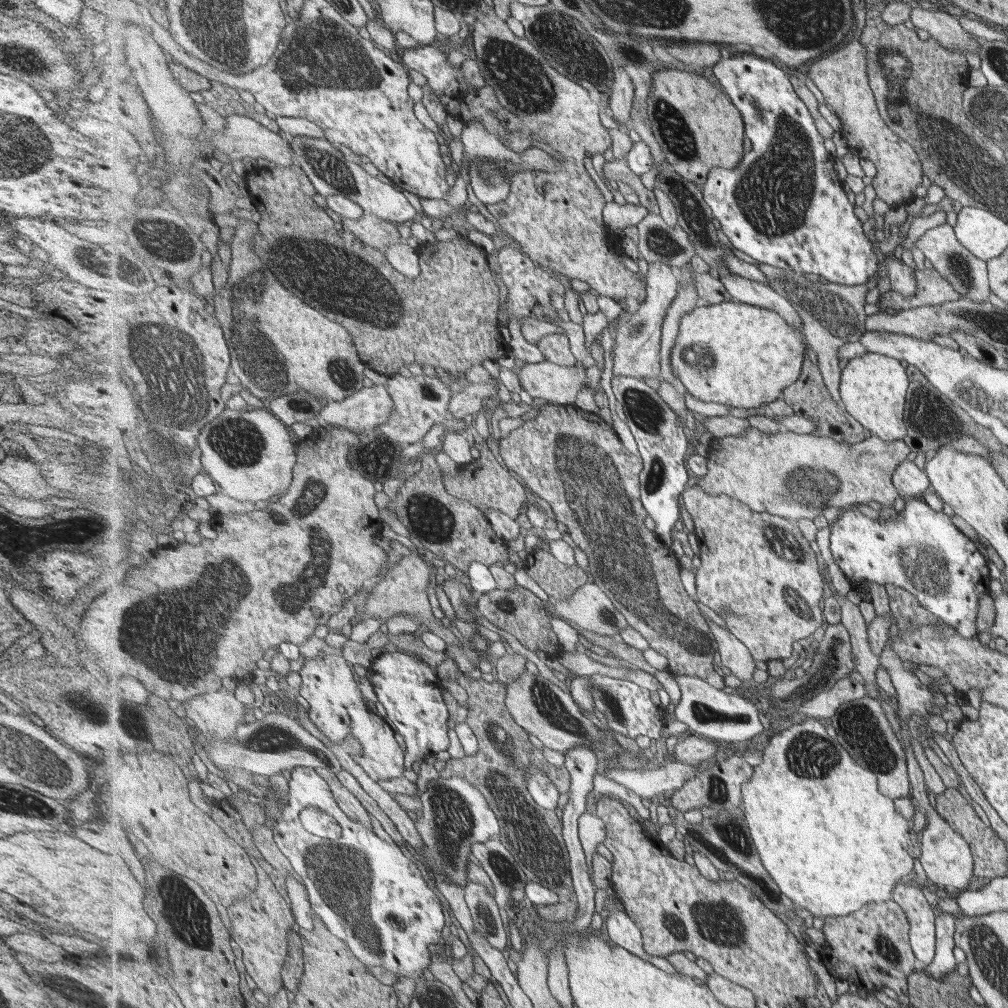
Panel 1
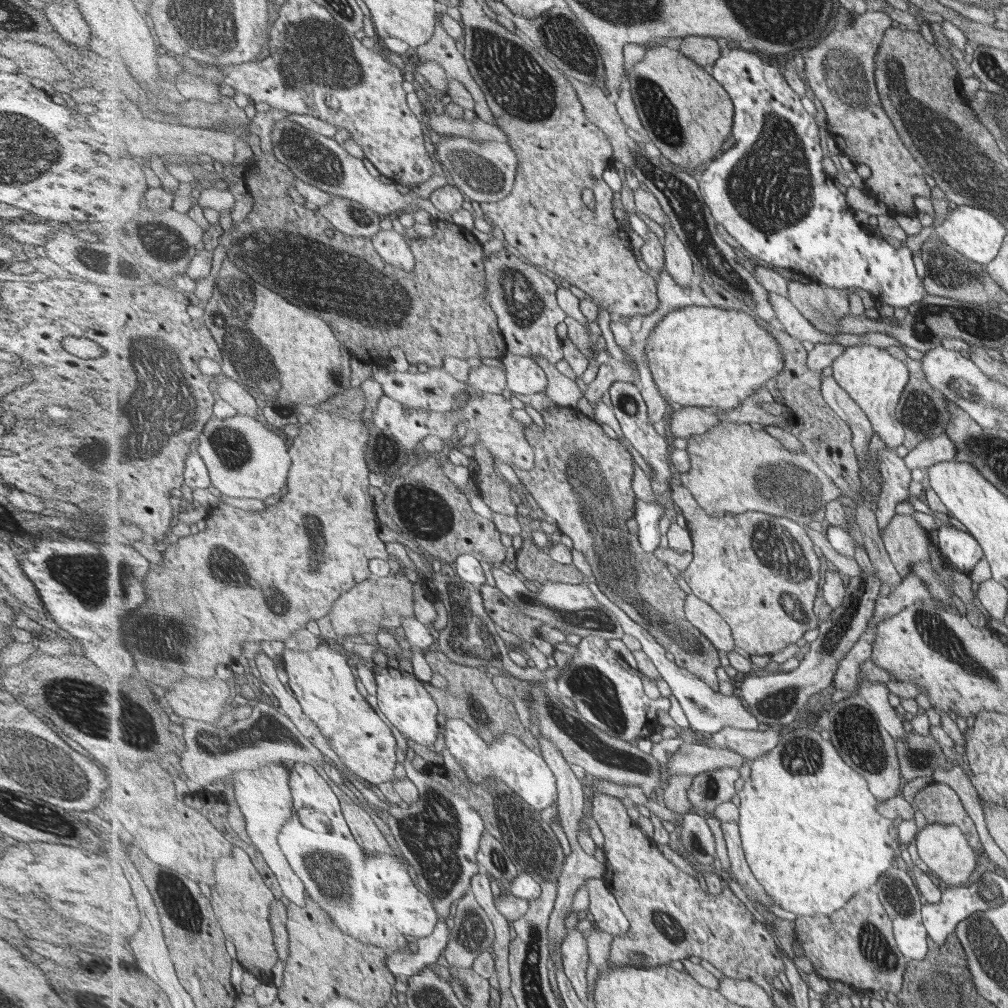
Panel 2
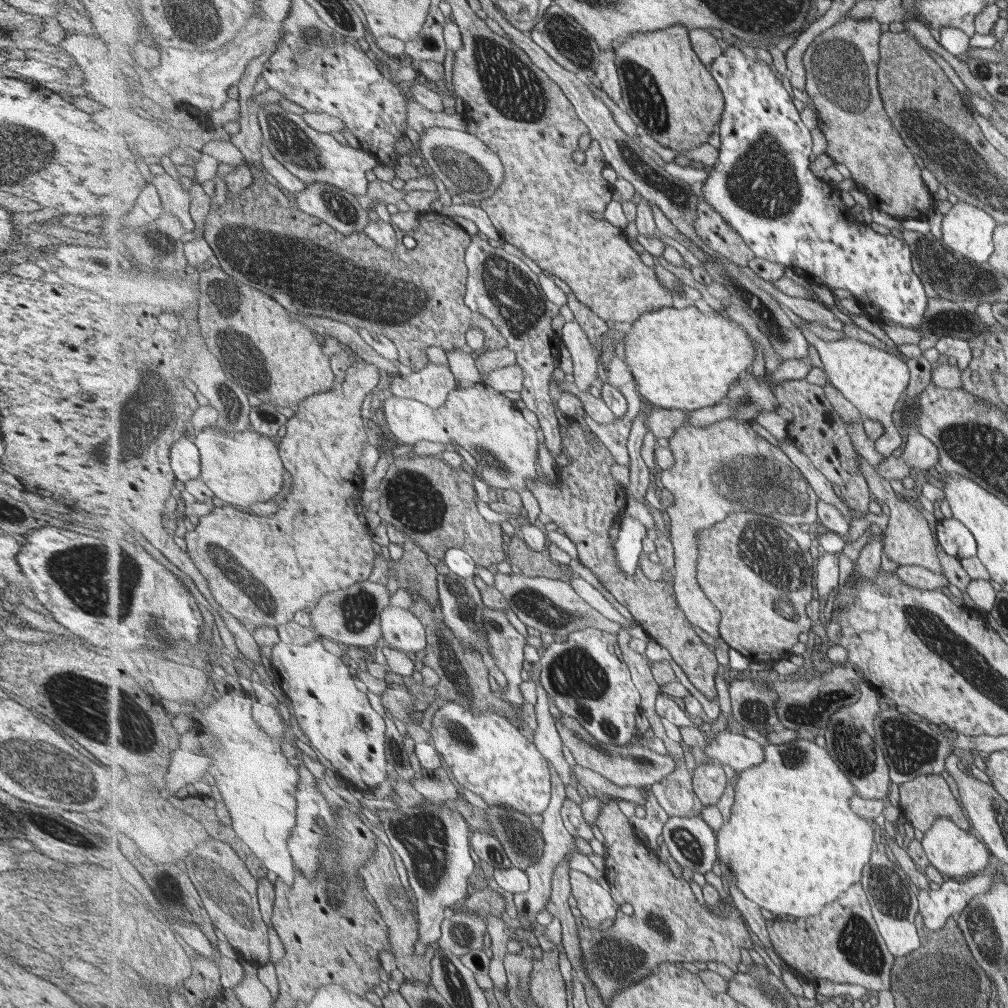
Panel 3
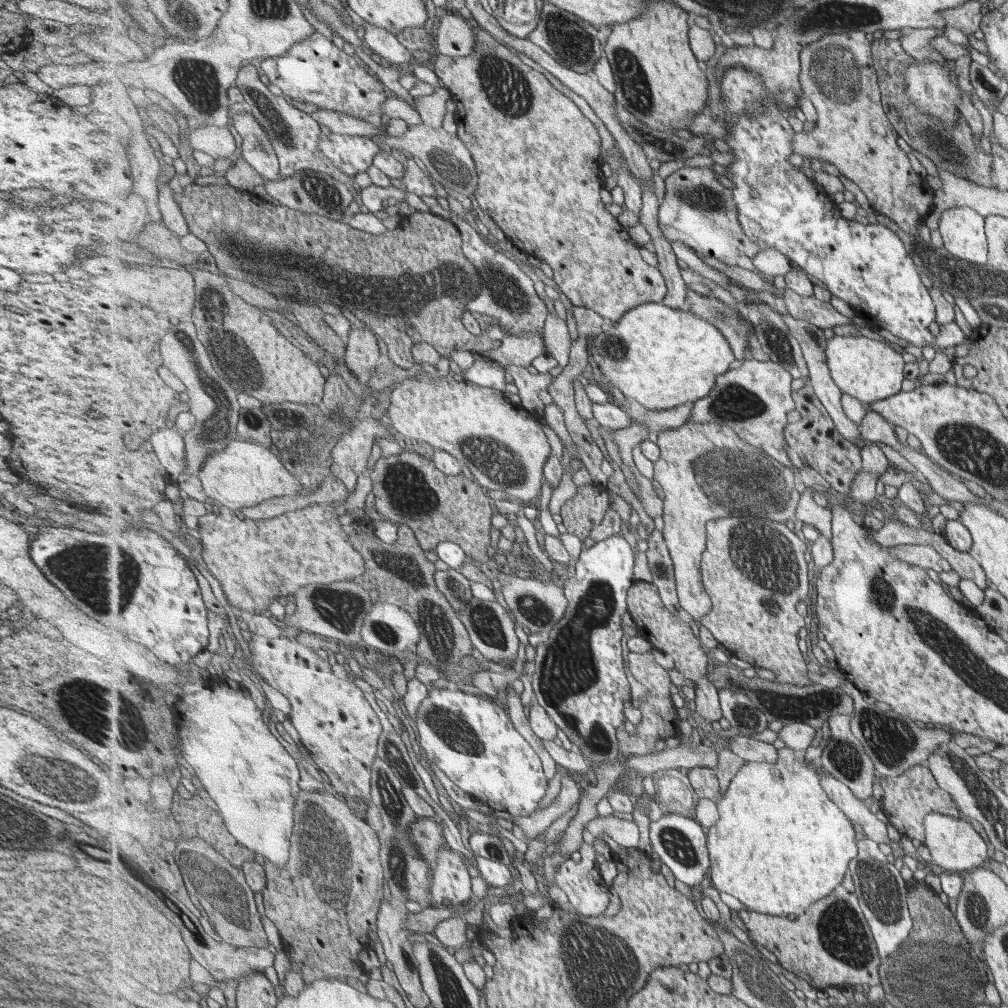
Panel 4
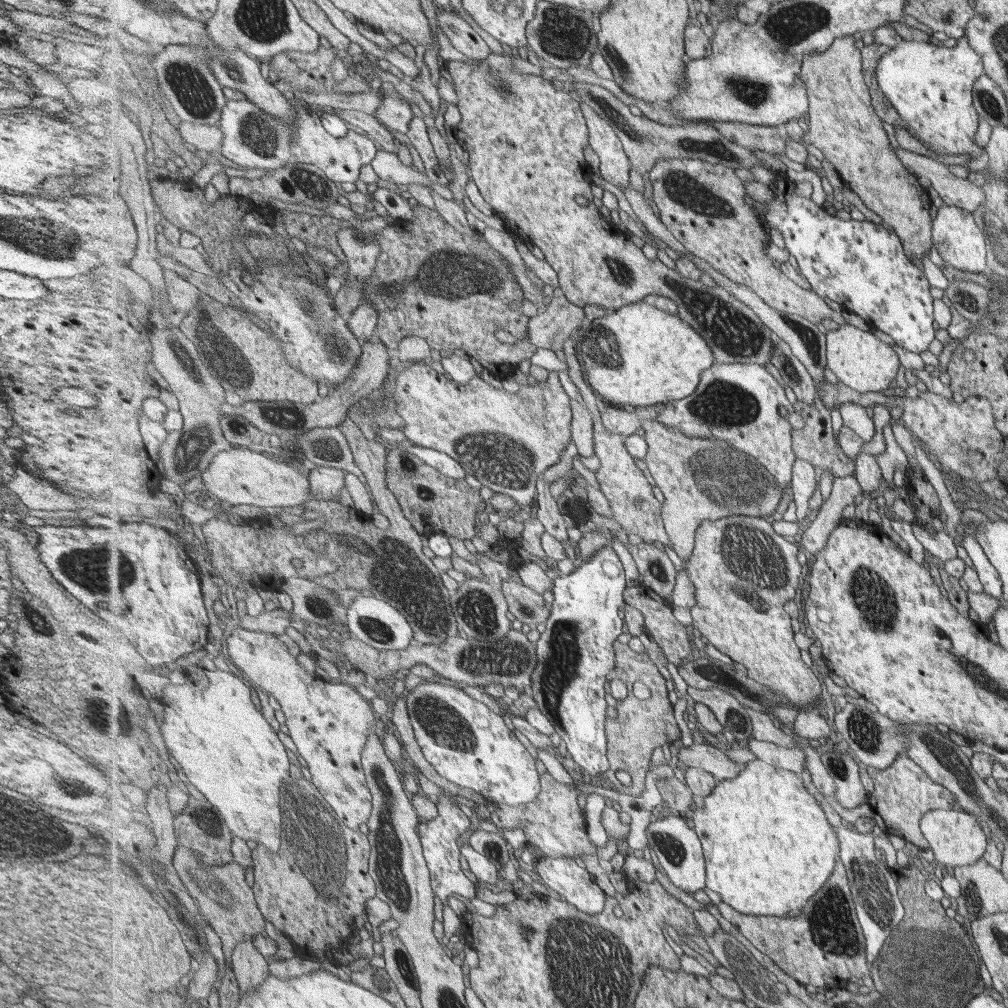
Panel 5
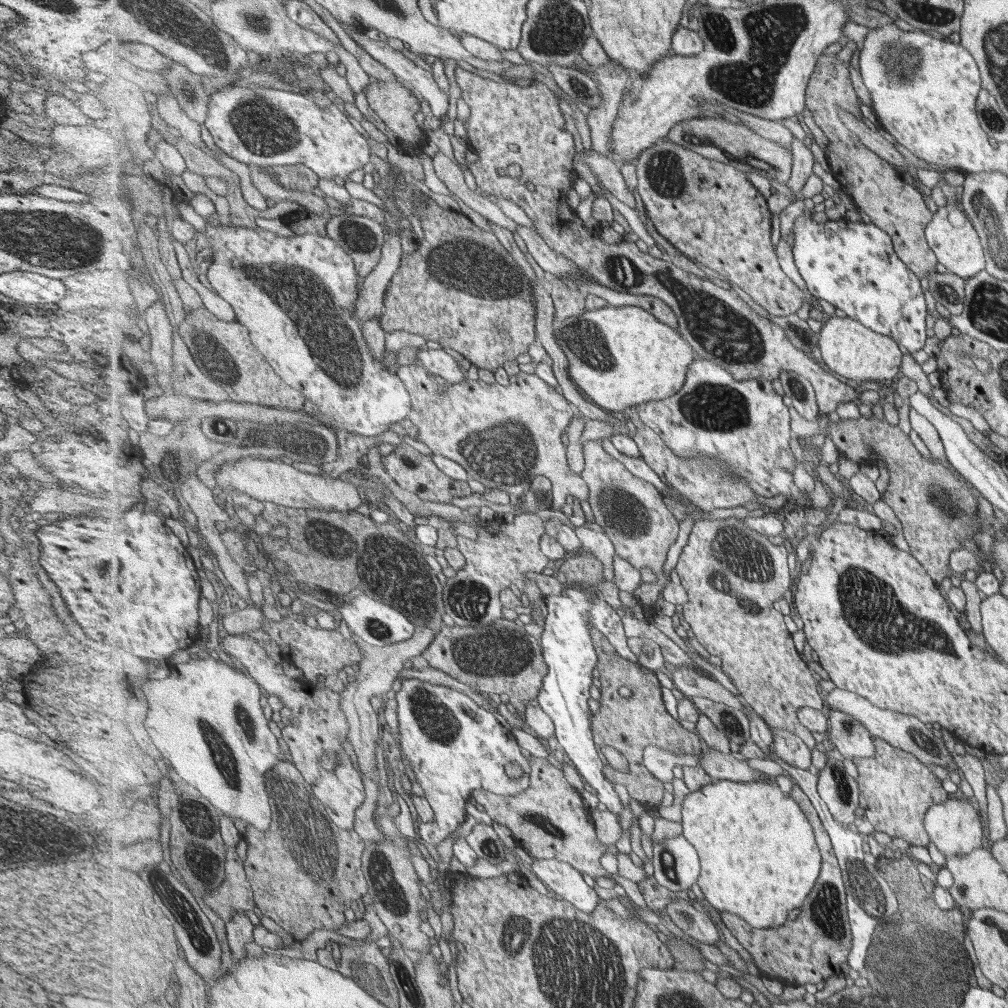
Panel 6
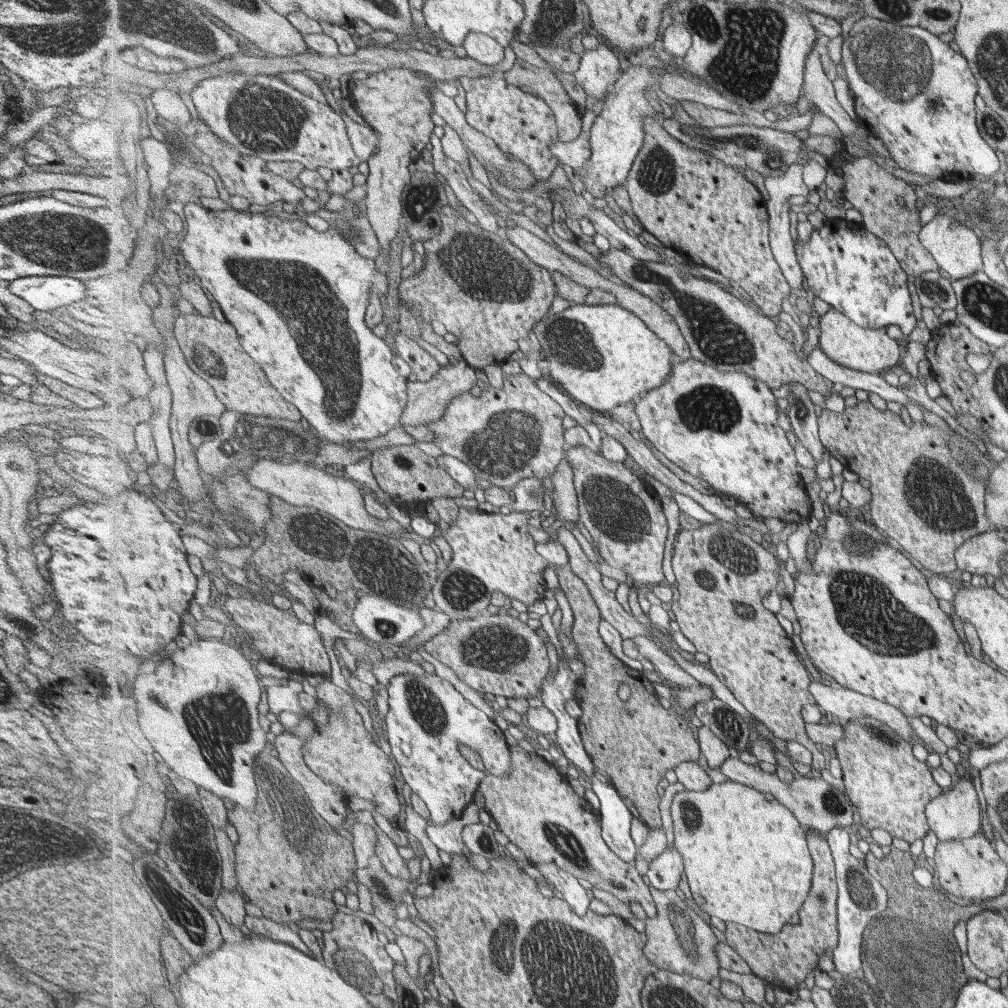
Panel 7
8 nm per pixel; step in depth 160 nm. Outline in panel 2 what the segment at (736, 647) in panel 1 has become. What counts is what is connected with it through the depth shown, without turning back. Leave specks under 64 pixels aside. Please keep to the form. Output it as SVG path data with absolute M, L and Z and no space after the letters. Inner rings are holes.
M689 593L685 600L685 618L695 628L708 636L710 641L723 652L735 650L736 638L731 632L731 626L709 603L697 598L696 594Z

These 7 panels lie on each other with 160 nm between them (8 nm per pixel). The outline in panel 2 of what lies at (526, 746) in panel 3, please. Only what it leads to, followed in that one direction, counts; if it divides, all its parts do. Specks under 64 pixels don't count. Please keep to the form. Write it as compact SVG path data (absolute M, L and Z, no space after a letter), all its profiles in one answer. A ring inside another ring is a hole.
M453 718L447 719L445 731L447 750L451 750L455 761L467 770L467 774L471 778L469 782L481 784L485 778L497 776L540 811L553 806L555 801L557 802L559 788L552 768L543 756L529 750L525 742L519 740L509 730L494 734L493 740L488 743L465 720Z

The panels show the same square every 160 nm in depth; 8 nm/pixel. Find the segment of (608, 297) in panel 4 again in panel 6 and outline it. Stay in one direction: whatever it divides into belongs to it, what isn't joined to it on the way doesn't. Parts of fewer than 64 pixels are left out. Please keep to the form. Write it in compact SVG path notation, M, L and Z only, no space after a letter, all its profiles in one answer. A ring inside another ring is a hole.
M458 66L455 68L455 78L462 91L461 97L470 108L465 130L470 147L476 148L478 154L477 162L469 164L468 168L484 195L492 199L497 196L516 203L529 216L533 230L537 231L553 250L570 258L580 270L584 270L599 284L619 292L653 295L664 300L676 312L680 332L693 346L699 358L715 362L722 368L729 368L729 372L737 380L763 379L771 382L780 380L783 372L797 372L811 382L816 391L820 413L825 415L836 412L837 407L842 403L858 402L861 392L837 380L835 376L827 374L815 360L811 360L805 352L801 352L789 341L783 327L757 314L733 289L725 290L705 278L700 279L687 274L668 259L655 258L639 250L639 246L634 242L622 241L617 247L613 247L602 239L599 240L595 230L587 228L587 224L577 216L577 212L567 204L567 194L571 192L571 188L574 188L578 180L575 166L573 166L575 152L577 152L575 136L565 128L567 118L559 102L562 98L555 94L547 84L534 81L526 88L519 88L517 85L509 84L491 75L481 78Z

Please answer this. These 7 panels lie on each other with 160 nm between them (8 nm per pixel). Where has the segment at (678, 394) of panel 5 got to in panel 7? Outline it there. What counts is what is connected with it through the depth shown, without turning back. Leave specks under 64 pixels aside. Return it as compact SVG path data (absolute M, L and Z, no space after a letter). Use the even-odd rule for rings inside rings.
M570 304L559 313L543 317L534 326L545 361L549 362L549 378L575 402L594 411L607 413L615 406L638 402L649 391L663 387L673 373L676 357L671 346L661 340L640 317L619 304Z

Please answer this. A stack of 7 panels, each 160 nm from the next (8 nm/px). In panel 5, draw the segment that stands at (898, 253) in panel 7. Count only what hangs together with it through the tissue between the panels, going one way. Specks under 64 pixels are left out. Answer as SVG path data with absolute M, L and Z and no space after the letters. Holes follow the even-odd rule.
M852 35L836 38L827 50L807 55L802 66L802 79L808 89L810 107L807 110L809 123L805 138L799 143L803 146L812 145L824 154L826 160L837 170L843 184L847 184L850 190L859 194L867 208L875 210L875 213L900 236L911 260L923 258L934 243L932 233L934 220L931 220L929 214L932 206L931 196L927 189L919 184L918 176L908 169L895 148L891 146L883 120L873 108L871 90L865 84L863 58L861 58L861 49L857 48L857 40Z

